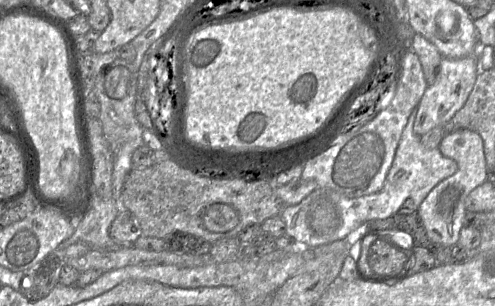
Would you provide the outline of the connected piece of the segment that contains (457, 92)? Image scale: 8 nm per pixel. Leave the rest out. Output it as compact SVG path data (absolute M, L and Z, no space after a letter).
M477 53L458 59L442 57L439 72L432 85L425 89L415 117L413 130L422 136L436 126L444 126L466 103L479 74Z

